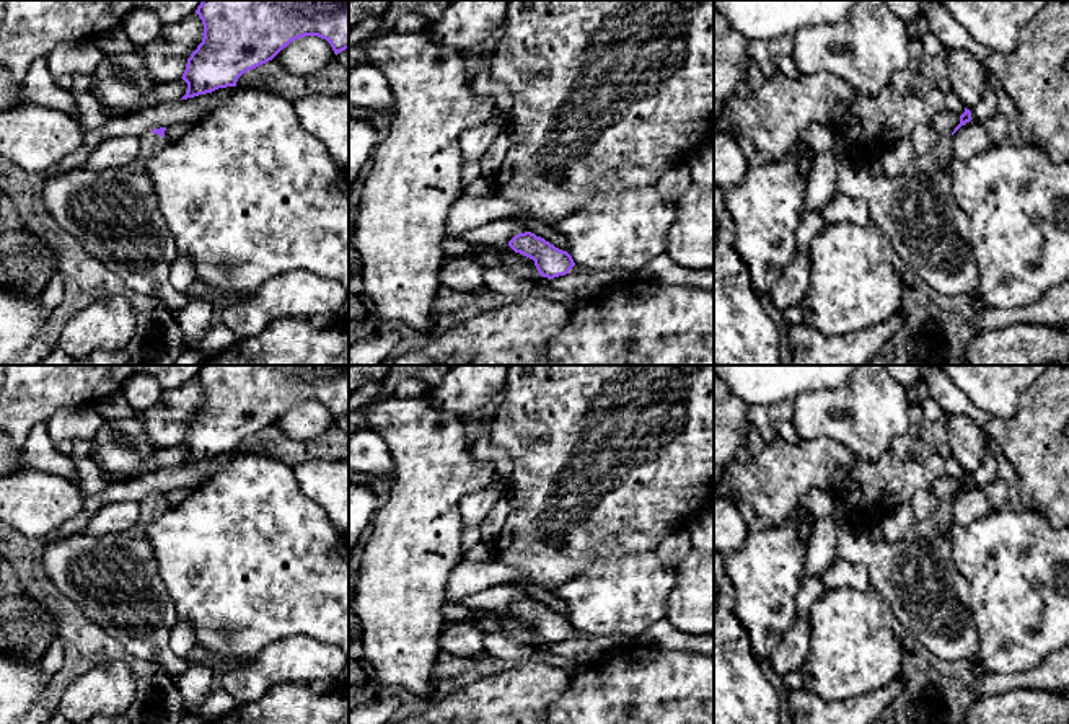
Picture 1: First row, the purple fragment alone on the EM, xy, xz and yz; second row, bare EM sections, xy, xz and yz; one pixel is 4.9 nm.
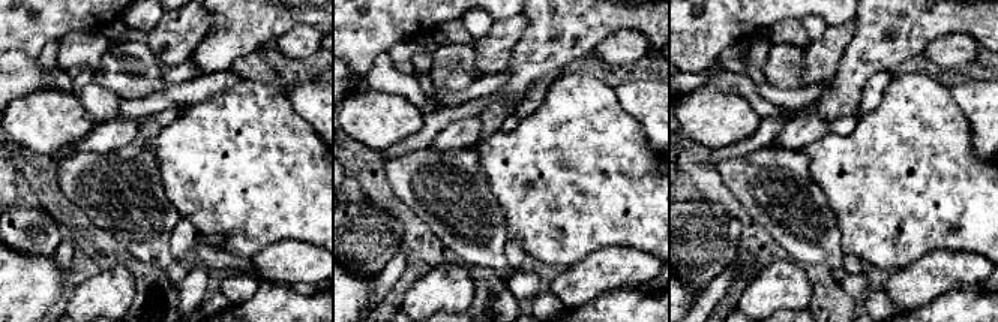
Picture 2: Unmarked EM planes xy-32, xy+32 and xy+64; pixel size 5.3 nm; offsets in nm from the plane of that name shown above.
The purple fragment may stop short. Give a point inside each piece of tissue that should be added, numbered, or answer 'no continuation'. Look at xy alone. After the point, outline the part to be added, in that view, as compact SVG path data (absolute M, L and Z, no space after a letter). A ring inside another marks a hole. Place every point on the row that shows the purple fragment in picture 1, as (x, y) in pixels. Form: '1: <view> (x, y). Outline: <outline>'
1: xy (114, 214). Outline: M148 130L139 157L125 166L51 176L44 202L54 220L130 292L156 297L176 313L191 298L171 285L178 248L147 174L148 160L166 143L166 137Z

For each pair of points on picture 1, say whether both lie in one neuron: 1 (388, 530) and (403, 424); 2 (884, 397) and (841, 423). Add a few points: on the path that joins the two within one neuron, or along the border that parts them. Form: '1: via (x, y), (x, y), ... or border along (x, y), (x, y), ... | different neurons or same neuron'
1: via (408, 504), (408, 450) | same neuron
2: via (874, 406), (851, 419) | same neuron

